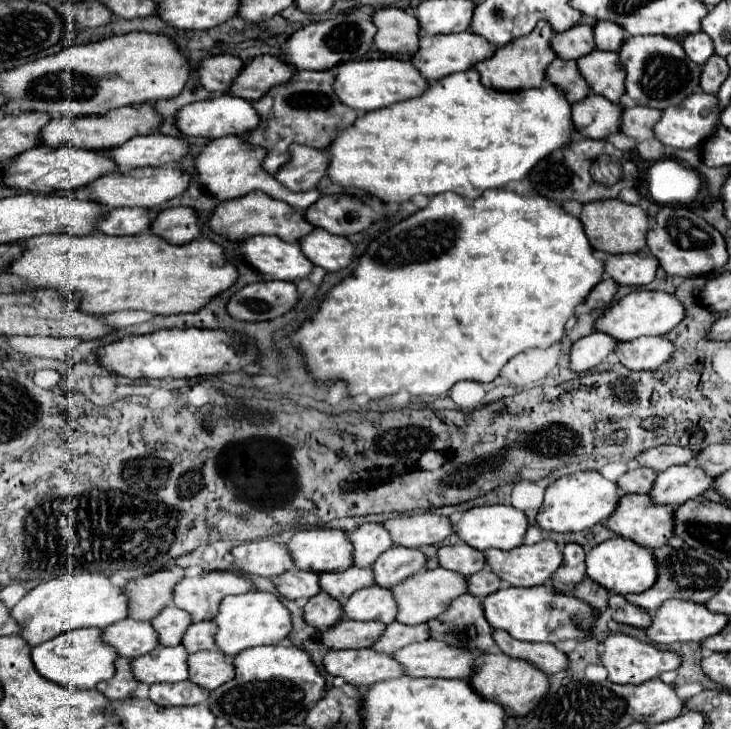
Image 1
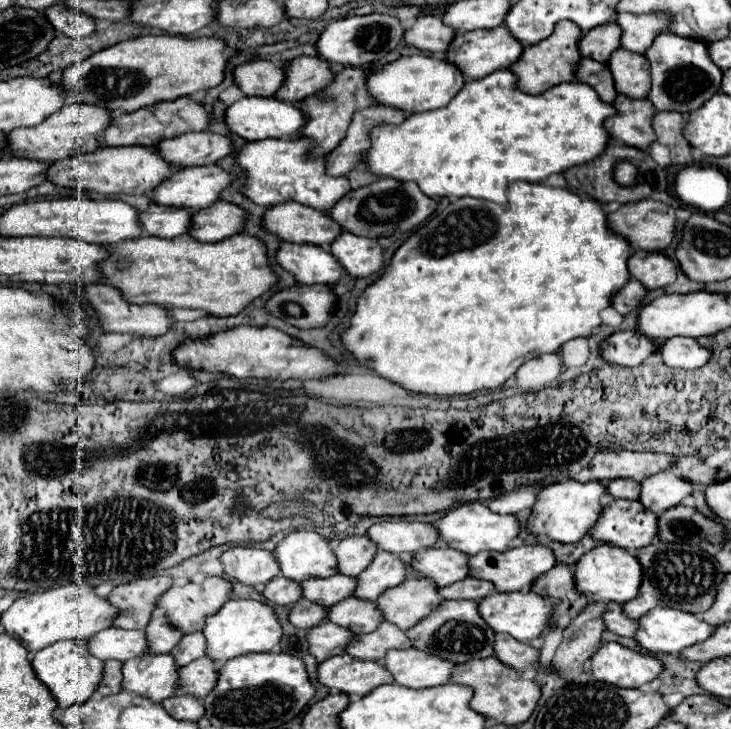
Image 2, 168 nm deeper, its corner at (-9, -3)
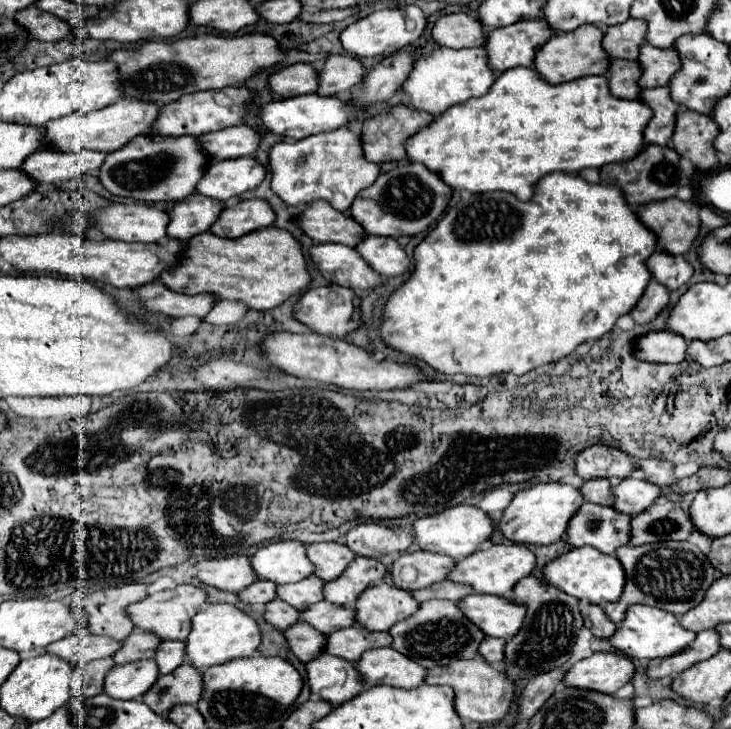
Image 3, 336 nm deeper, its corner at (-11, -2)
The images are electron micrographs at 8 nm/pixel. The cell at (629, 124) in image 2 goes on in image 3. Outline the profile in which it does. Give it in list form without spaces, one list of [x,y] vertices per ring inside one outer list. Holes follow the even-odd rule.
[[[655,87],[655,89],[643,89],[639,95],[641,103],[647,103],[651,107],[653,117],[645,127],[645,141],[655,145],[667,145],[667,141],[673,135],[675,129],[675,113],[677,105],[669,97],[669,87]]]

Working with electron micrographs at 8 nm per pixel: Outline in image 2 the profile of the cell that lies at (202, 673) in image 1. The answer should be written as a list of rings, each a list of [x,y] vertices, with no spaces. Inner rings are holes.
[[[203,656],[179,670],[177,694],[189,694],[203,700],[213,690],[215,682],[217,682],[217,666],[213,664],[213,660],[205,660]]]

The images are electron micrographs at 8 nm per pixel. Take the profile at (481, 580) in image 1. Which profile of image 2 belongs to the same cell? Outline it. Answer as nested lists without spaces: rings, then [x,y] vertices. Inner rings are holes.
[[[473,578],[459,580],[459,582],[449,584],[449,586],[445,586],[445,588],[439,590],[439,594],[441,594],[445,600],[469,598],[469,600],[475,600],[475,602],[479,602],[483,596],[489,596],[491,592],[495,592],[493,584],[487,584],[485,580],[473,580]]]

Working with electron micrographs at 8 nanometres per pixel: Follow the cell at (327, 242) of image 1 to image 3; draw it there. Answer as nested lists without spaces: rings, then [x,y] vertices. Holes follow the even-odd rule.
[[[367,235],[361,243],[355,245],[355,251],[359,251],[361,259],[367,261],[369,267],[381,277],[401,275],[409,269],[409,259],[393,237]]]

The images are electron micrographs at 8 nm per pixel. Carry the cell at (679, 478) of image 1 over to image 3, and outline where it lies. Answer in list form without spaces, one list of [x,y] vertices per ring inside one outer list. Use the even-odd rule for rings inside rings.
[[[623,479],[617,487],[613,487],[613,495],[615,495],[615,509],[621,513],[629,513],[629,515],[639,515],[643,513],[647,507],[653,505],[653,501],[663,493],[663,489],[659,489],[659,485],[653,485],[651,481],[645,479]]]

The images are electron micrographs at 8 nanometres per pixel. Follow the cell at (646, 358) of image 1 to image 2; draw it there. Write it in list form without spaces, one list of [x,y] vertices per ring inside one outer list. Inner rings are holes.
[[[675,336],[661,344],[659,356],[667,366],[683,368],[683,370],[697,370],[711,360],[713,350],[695,338]]]

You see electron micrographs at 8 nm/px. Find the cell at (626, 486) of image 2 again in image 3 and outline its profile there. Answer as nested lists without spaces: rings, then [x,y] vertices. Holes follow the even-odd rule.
[[[591,479],[581,487],[581,493],[587,501],[599,505],[613,505],[615,497],[611,495],[611,483],[607,479]]]

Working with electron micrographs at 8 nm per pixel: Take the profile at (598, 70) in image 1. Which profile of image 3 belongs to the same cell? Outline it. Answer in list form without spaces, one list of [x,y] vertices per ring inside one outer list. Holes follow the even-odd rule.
[[[649,43],[639,47],[639,65],[643,65],[643,79],[639,87],[663,87],[669,83],[671,75],[679,69],[679,57],[673,49],[655,49]]]

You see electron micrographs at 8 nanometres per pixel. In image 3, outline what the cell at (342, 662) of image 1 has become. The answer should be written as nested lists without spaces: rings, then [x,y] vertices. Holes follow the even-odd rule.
[[[319,655],[307,663],[307,683],[311,693],[329,701],[333,707],[353,699],[365,689],[365,683],[351,661],[335,659],[335,655]]]

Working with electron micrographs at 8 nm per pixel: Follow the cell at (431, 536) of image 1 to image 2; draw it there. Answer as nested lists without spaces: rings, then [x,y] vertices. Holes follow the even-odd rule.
[[[385,520],[373,524],[367,530],[367,536],[379,550],[401,554],[401,552],[419,552],[423,548],[431,548],[437,542],[437,532],[433,532],[433,524],[409,522],[409,520]]]

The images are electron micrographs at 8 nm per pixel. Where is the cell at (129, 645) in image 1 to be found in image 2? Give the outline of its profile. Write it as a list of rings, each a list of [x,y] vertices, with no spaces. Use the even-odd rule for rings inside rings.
[[[105,628],[87,640],[87,650],[99,660],[129,660],[145,654],[145,632]]]

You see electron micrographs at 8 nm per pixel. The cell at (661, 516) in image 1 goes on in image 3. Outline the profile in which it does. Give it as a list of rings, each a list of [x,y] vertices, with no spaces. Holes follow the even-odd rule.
[[[583,503],[567,529],[567,541],[573,547],[591,545],[607,555],[631,543],[631,519],[613,507]]]

